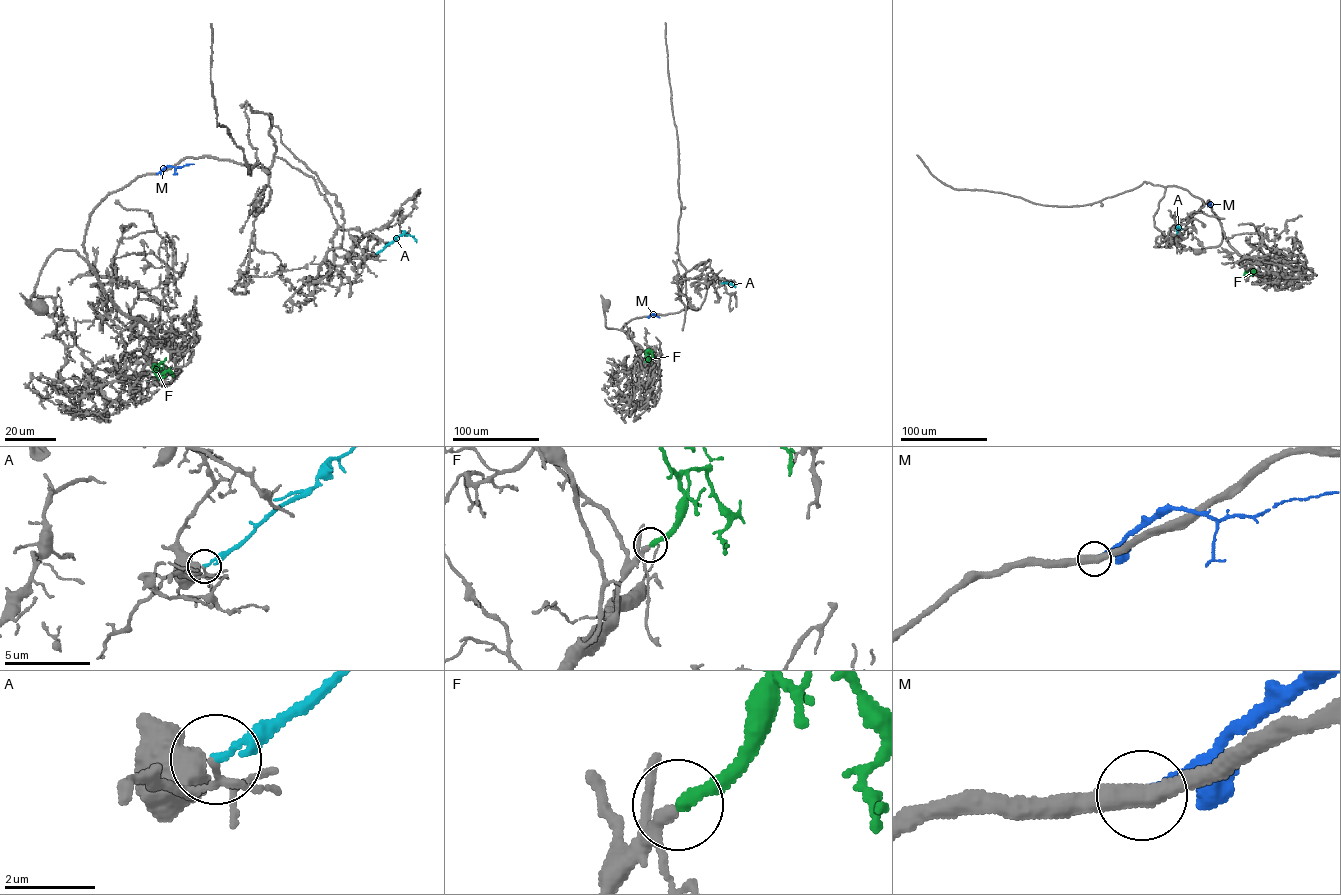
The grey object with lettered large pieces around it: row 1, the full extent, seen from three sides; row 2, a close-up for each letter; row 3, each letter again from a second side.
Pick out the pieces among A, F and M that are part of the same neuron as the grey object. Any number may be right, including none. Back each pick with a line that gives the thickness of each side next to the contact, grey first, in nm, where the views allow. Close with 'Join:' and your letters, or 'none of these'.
F: 220 nm thick on the grey side, 320 nm on the other
Join: F

